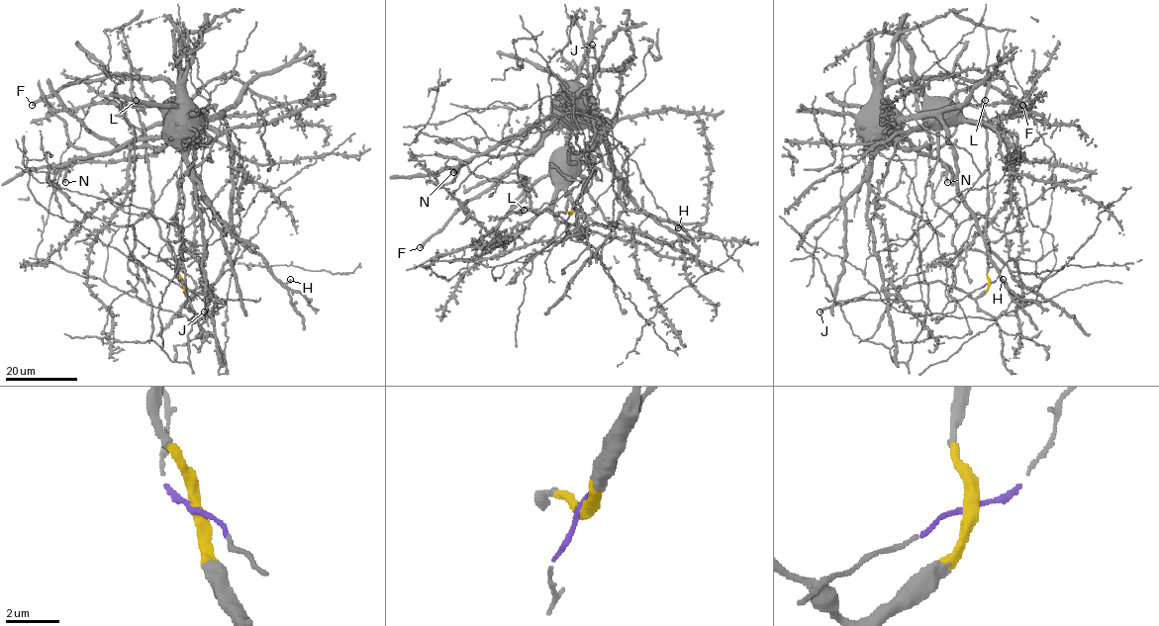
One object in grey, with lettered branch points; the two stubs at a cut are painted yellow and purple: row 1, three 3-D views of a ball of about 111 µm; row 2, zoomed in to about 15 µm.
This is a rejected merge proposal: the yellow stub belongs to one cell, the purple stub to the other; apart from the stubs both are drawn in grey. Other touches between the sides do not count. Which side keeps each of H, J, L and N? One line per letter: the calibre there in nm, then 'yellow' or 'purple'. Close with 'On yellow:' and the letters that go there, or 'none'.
H: calibre 320 nm; yellow
J: calibre 380 nm; yellow
L: calibre 110 nm; yellow
N: calibre 380 nm; yellow
On yellow: H, J, L, N

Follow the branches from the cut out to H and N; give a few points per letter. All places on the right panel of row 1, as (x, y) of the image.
H: (989, 283), (975, 298), (939, 281), (883, 286), (868, 170), (910, 118), (943, 126), (960, 199), (1003, 279)
N: (989, 283), (975, 298), (939, 281), (883, 286), (867, 217), (872, 156), (904, 137), (945, 166), (947, 183)

